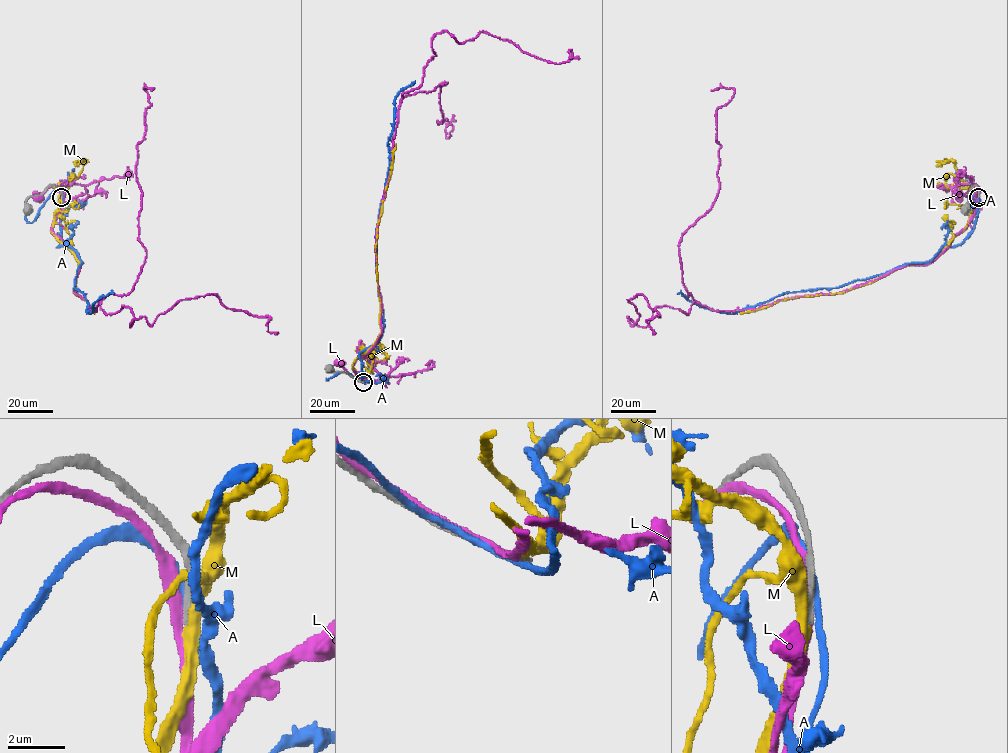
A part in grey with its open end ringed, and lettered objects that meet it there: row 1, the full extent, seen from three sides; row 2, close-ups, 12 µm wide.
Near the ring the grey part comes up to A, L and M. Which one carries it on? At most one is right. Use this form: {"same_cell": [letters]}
{"same_cell": ["M"]}

